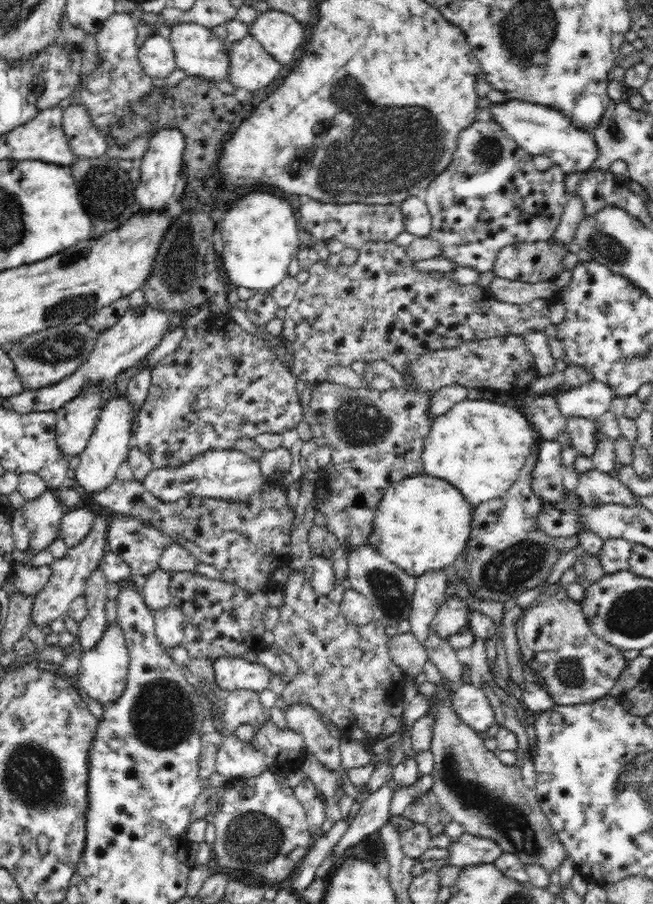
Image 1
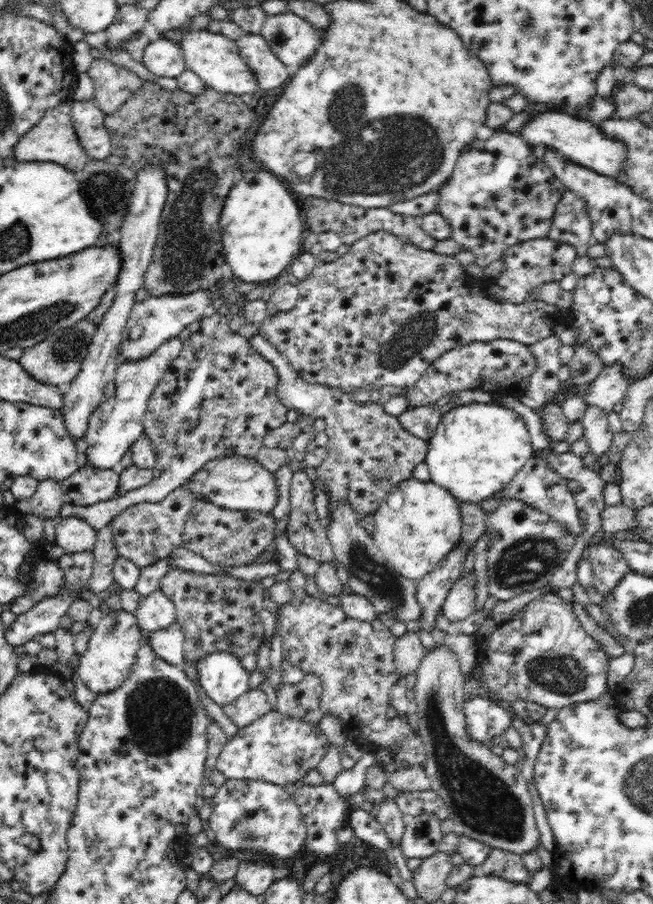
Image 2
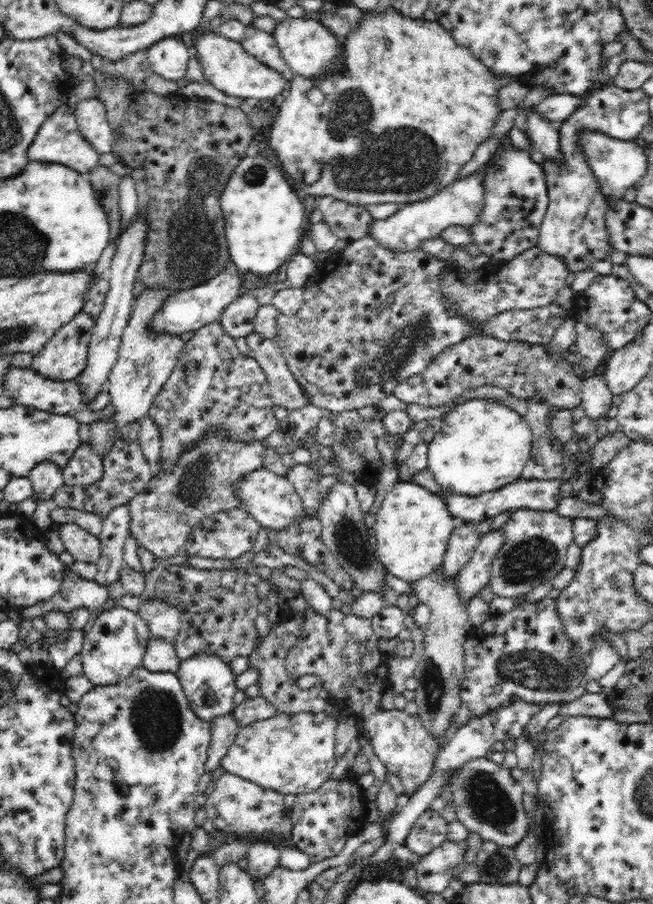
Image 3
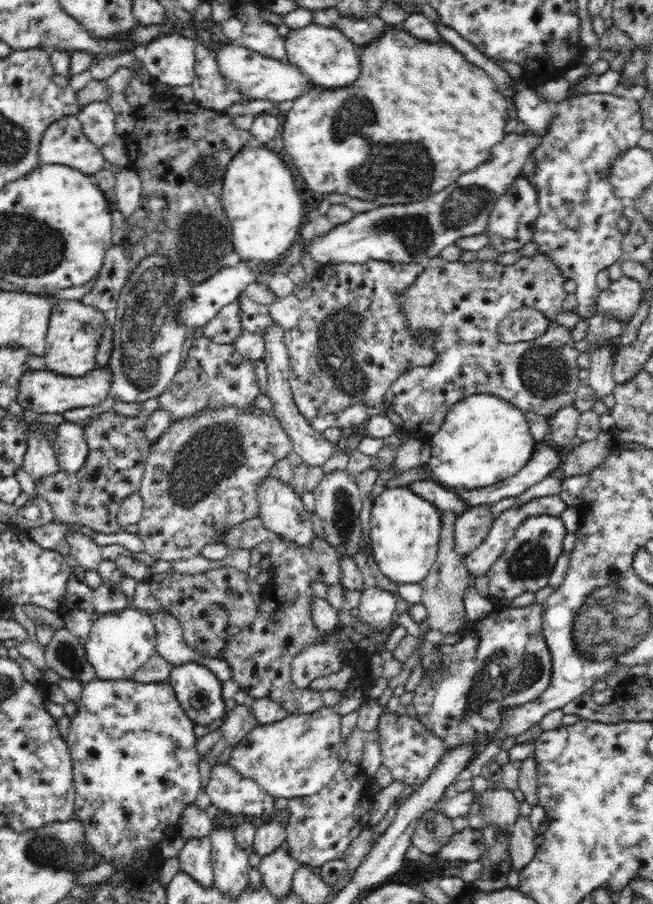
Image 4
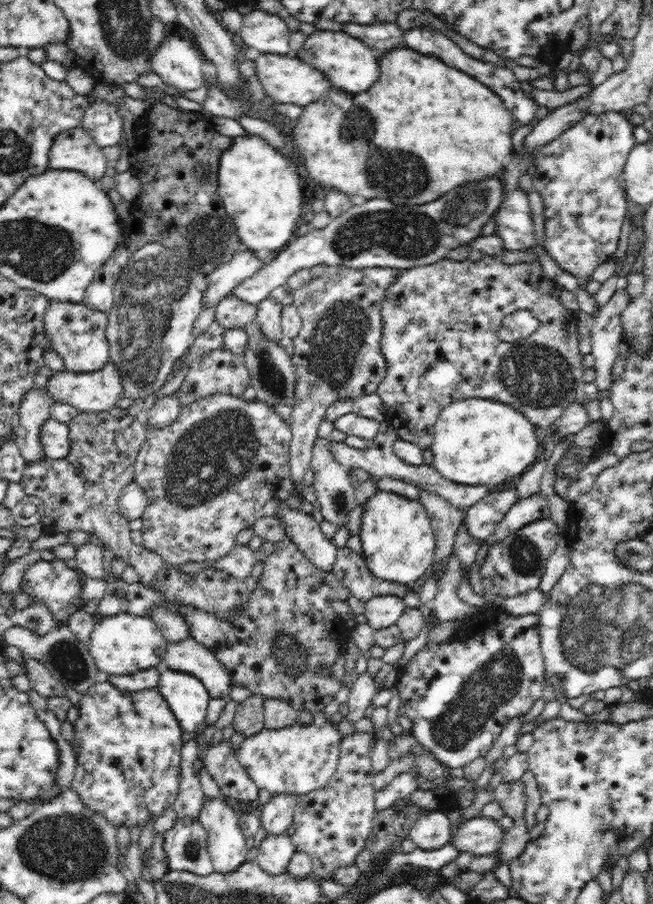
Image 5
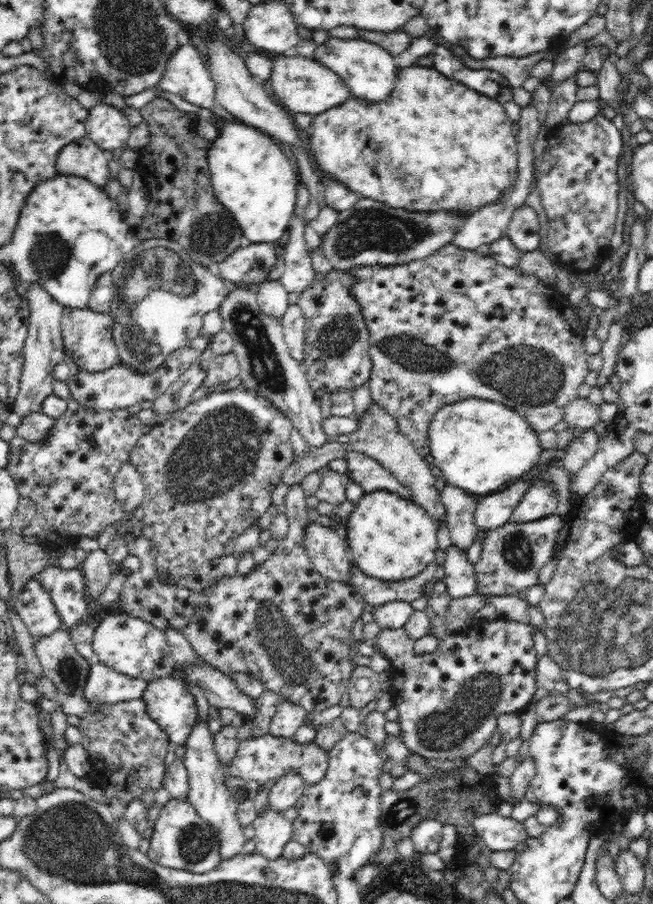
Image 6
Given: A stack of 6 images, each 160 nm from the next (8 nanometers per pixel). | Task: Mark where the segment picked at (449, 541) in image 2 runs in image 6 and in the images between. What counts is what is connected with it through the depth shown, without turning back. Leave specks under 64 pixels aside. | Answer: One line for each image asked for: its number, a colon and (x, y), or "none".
3: (410, 529)
4: (404, 528)
5: (397, 541)
6: (391, 538)

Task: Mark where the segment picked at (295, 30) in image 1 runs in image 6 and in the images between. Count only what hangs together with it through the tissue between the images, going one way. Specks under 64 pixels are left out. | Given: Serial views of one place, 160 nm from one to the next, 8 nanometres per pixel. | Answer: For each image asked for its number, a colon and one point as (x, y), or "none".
2: (294, 40)
3: (309, 48)
4: (331, 60)
5: (351, 65)
6: (370, 72)

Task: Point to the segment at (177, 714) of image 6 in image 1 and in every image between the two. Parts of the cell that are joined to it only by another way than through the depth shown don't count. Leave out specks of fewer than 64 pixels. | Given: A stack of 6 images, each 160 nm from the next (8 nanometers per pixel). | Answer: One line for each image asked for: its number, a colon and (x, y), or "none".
1: (231, 674)
2: (221, 677)
3: (209, 684)
4: (199, 692)
5: (186, 696)

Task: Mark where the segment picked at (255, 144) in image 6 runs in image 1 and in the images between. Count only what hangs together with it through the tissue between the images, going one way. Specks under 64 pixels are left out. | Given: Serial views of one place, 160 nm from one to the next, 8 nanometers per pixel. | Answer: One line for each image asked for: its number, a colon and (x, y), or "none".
1: (259, 233)
2: (262, 225)
3: (265, 220)
4: (259, 195)
5: (261, 190)

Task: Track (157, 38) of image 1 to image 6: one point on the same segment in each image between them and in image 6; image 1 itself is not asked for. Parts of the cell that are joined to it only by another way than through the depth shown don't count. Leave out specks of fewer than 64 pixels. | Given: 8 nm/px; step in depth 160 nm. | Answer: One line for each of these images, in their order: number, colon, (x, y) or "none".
2: (164, 57)
3: (168, 57)
4: (170, 59)
5: (178, 62)
6: (186, 75)

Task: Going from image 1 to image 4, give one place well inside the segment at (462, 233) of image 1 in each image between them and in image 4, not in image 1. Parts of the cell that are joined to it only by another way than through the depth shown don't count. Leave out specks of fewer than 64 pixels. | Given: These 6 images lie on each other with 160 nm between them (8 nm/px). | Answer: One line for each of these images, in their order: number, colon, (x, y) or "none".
2: (500, 194)
3: (516, 195)
4: (511, 225)

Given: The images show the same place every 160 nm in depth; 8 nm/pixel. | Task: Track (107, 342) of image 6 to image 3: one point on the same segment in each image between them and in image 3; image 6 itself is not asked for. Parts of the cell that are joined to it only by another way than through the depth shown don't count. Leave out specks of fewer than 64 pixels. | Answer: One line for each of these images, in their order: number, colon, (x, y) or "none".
3: (64, 356)
4: (75, 330)
5: (77, 333)

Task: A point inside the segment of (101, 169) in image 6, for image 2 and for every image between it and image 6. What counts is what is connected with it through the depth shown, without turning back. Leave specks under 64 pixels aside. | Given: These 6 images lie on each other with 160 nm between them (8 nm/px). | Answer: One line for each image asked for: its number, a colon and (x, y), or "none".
2: (53, 140)
3: (59, 140)
4: (64, 143)
5: (76, 151)

